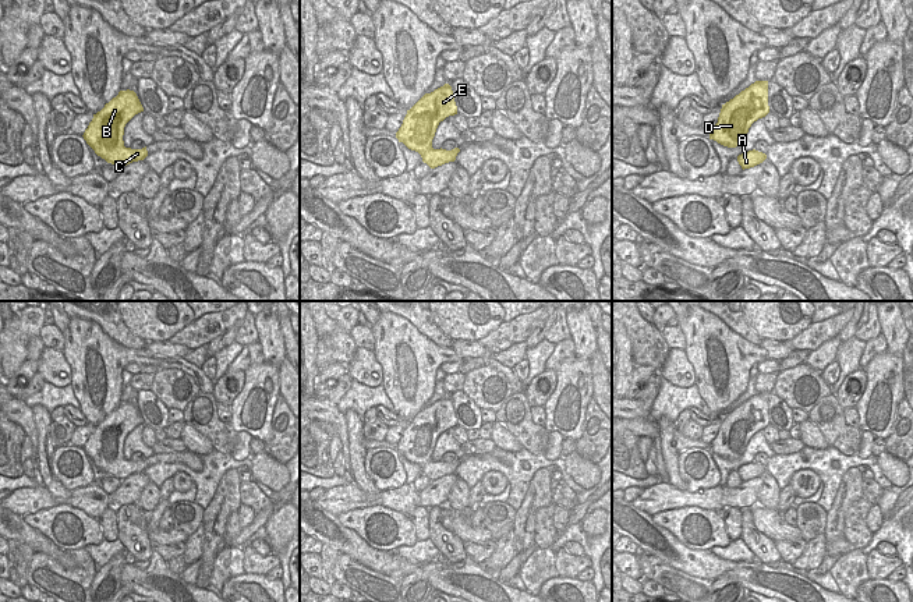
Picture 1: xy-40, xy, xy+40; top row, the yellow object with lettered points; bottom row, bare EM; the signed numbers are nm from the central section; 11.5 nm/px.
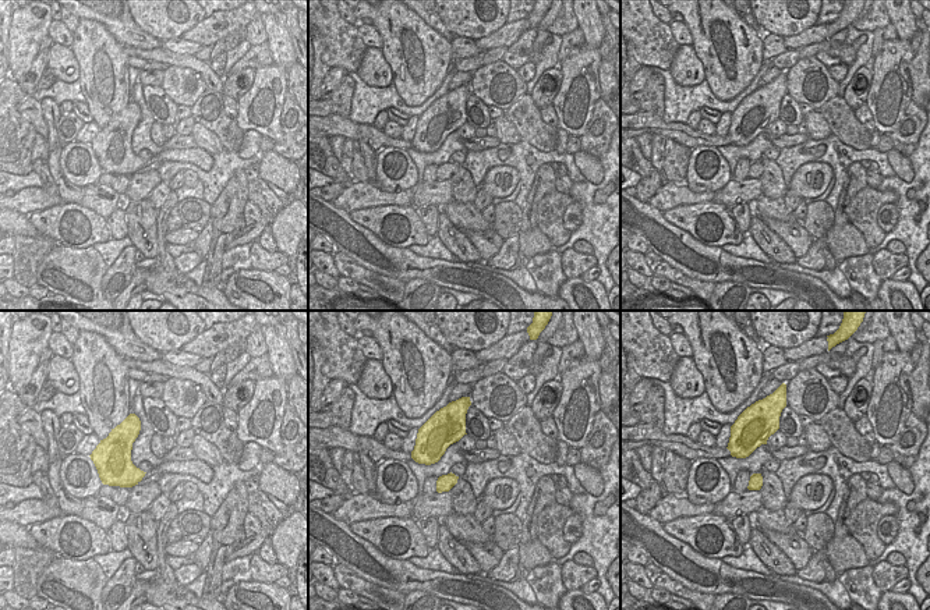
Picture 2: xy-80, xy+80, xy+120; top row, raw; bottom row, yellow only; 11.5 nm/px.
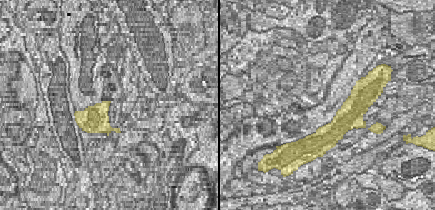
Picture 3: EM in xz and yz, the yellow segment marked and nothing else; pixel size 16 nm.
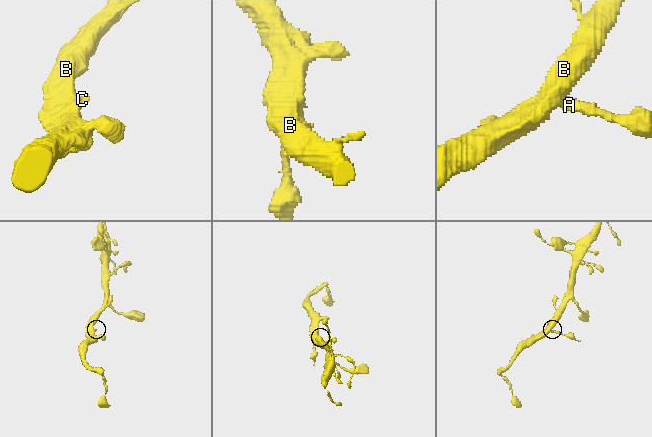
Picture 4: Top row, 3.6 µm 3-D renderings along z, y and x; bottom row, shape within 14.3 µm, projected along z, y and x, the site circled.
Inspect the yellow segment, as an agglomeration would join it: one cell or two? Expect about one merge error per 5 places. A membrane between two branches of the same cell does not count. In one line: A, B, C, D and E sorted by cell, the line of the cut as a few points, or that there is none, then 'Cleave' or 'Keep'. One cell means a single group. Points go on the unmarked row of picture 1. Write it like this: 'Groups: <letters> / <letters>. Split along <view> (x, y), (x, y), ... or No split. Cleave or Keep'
Groups: A B C D E. No split. Keep

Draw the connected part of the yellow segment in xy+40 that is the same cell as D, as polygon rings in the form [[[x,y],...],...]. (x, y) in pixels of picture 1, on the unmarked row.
[[[755,393],[722,417],[709,452],[728,460],[736,460],[744,453],[751,436],[768,425],[768,393]]]

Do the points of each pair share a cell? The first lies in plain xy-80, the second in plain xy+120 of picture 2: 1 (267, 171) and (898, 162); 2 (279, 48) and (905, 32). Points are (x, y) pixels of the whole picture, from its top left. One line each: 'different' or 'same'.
1: same
2: same

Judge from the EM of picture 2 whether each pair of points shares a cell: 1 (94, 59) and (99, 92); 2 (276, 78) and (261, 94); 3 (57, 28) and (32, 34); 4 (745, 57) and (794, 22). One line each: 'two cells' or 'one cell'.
1: one cell
2: one cell
3: two cells
4: two cells

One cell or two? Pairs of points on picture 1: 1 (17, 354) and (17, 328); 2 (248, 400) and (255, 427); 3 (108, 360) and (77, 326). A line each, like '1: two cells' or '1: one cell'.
1: one cell
2: one cell
3: one cell

